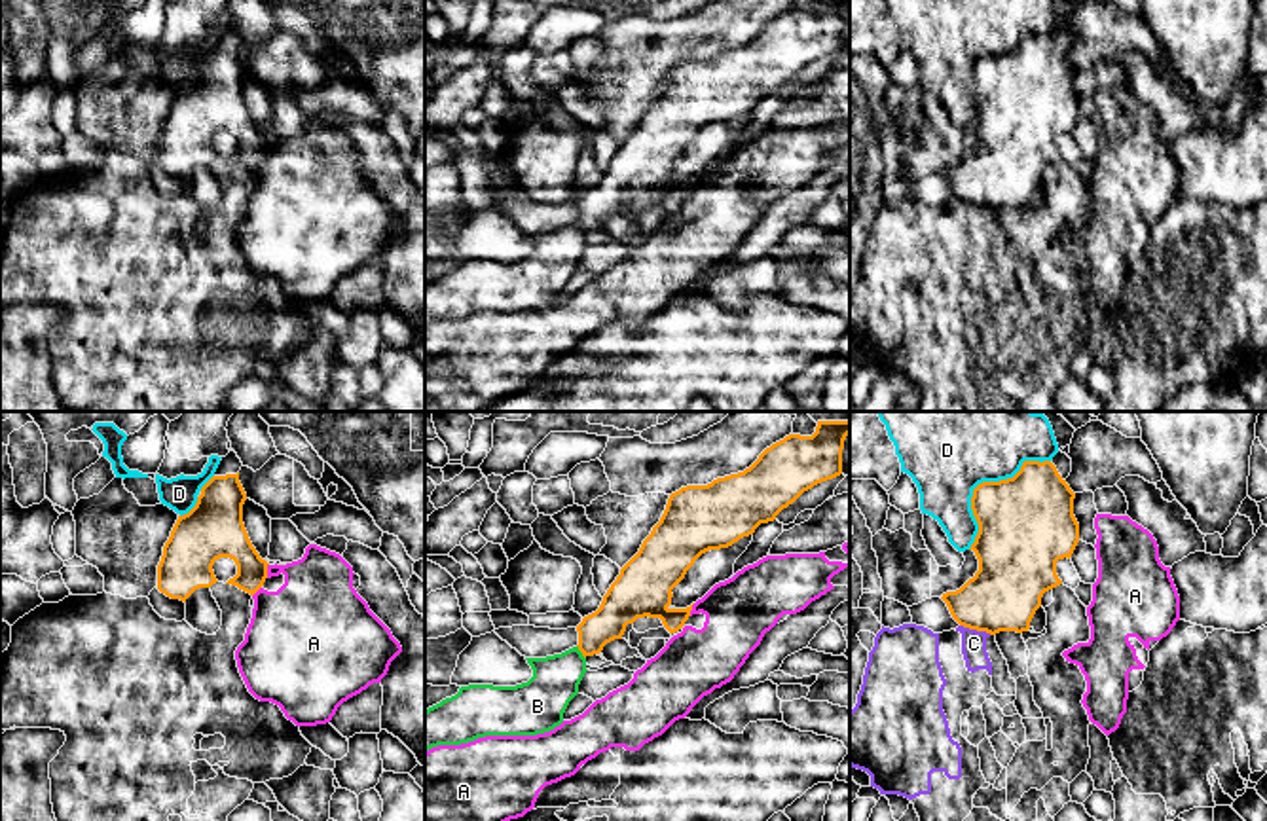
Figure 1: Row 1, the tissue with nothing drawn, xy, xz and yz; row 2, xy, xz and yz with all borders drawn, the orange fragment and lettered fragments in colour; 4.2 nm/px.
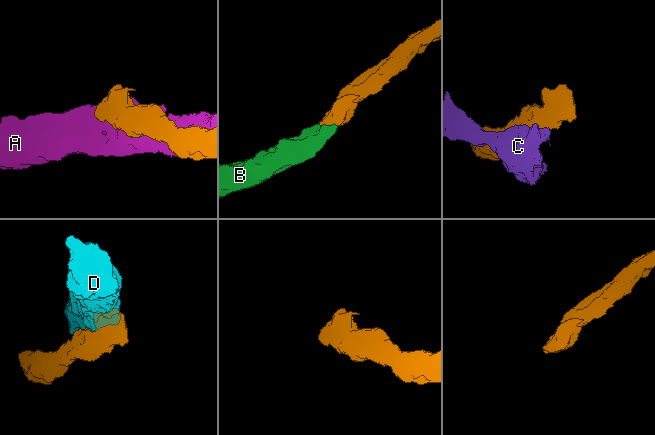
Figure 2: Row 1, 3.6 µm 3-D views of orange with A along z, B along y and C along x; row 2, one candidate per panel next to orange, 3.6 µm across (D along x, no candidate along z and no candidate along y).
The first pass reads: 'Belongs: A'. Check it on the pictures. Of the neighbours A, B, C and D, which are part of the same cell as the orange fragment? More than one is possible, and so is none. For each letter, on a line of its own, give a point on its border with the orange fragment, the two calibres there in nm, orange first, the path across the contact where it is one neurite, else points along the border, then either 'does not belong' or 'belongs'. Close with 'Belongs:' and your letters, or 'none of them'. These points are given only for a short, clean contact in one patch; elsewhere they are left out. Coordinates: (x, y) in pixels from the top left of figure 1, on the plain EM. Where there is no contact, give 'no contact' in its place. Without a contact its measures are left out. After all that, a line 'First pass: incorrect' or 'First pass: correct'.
A: contact xy (266, 146); calibres 200 and 320 nm; border xy (268, 139), (266, 152); does not belong
B: contact xz (581, 226); calibres 160 and 200 nm; belongs
C: contact yz (975, 203); calibres 300 and 110 nm; does not belong
D: contact yz (983, 57); calibres 400 and 320 nm; does not belong
Belongs: B
First pass: incorrect

